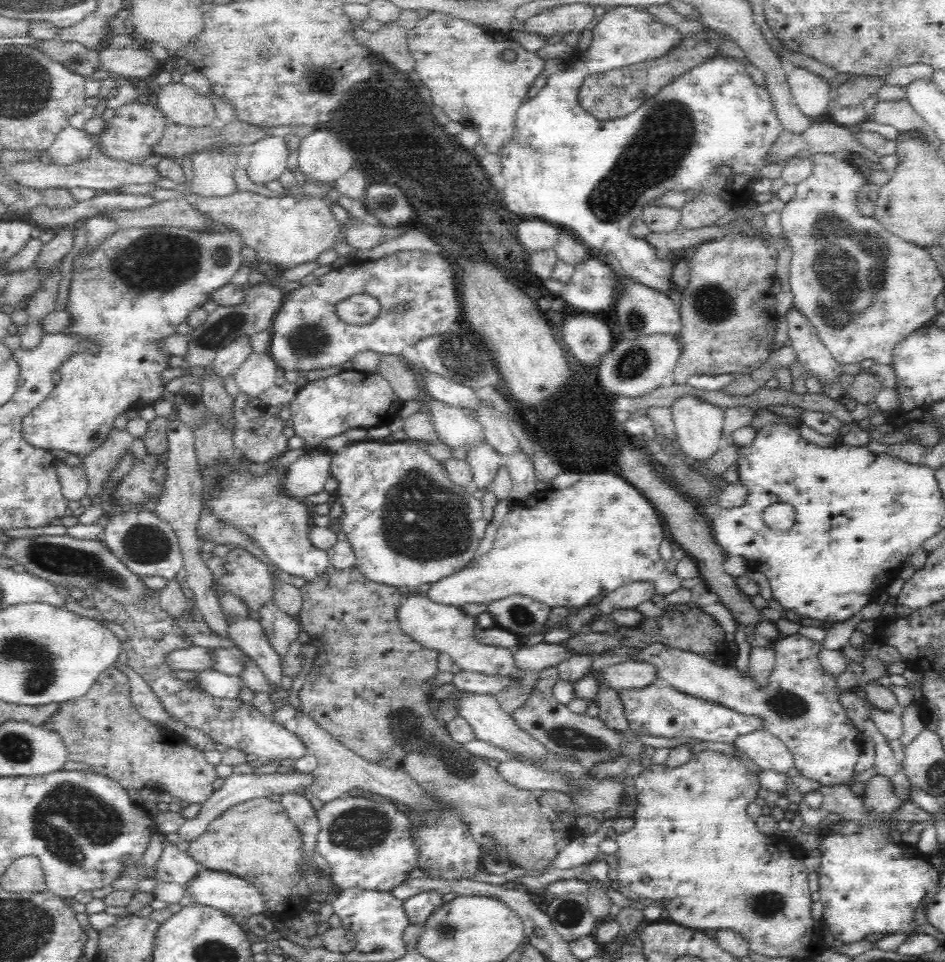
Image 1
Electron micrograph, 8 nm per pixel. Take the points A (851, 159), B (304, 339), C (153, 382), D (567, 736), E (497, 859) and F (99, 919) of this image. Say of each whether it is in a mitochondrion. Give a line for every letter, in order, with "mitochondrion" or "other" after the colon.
A: other
B: mitochondrion
C: other
D: mitochondrion
E: mitochondrion
F: other

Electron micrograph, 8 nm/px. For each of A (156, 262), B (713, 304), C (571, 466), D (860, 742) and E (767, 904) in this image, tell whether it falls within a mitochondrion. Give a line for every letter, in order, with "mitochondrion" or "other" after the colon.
A: mitochondrion
B: mitochondrion
C: other
D: other
E: mitochondrion

